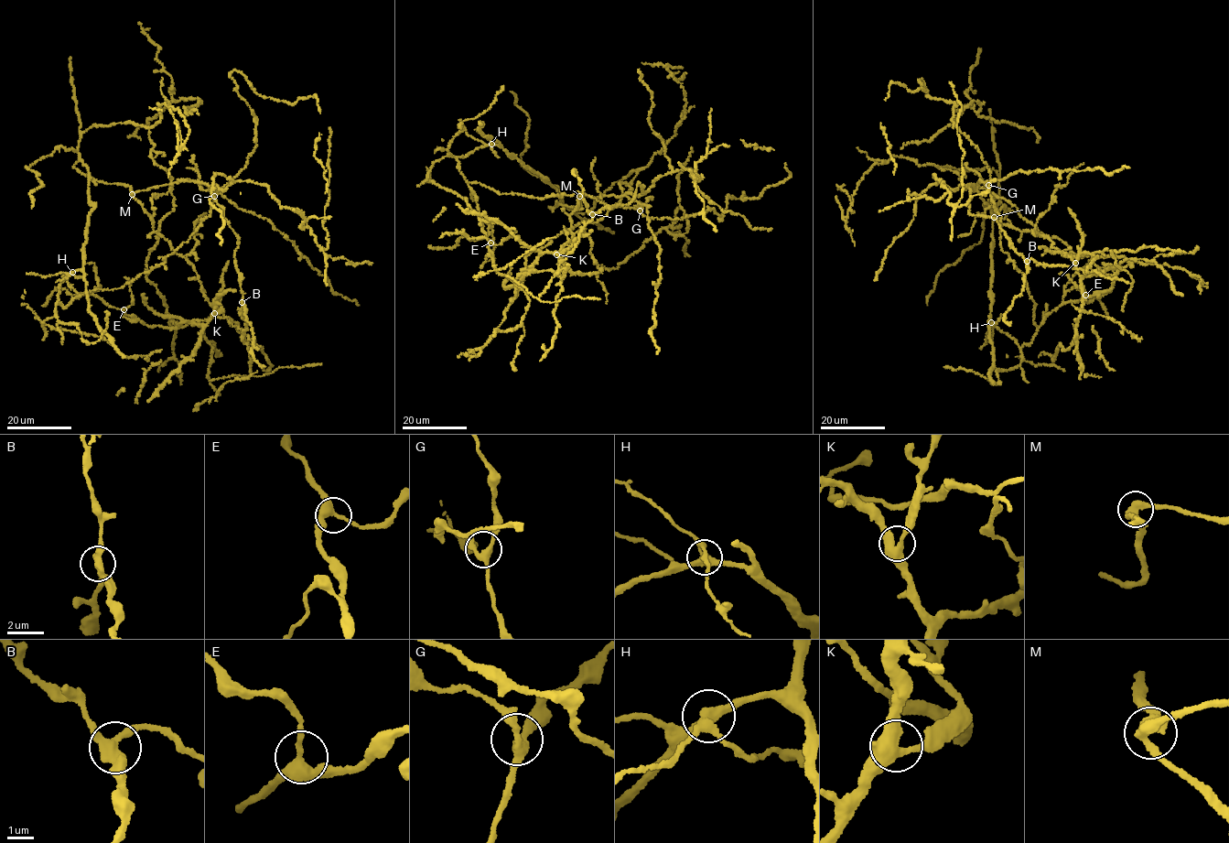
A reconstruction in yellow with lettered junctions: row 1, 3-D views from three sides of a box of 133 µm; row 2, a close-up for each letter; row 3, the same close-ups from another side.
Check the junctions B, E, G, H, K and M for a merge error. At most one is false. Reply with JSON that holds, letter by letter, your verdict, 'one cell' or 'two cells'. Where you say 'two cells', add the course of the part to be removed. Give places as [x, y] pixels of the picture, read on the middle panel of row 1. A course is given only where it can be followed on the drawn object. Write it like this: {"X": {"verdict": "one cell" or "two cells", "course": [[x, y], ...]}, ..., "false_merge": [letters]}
{"B": {"verdict": "one cell"}, "E": {"verdict": "one cell"}, "G": {"verdict": "one cell"}, "H": {"verdict": "two cells", "course": [[491, 143], [493, 153], [499, 157]]}, "K": {"verdict": "one cell"}, "M": {"verdict": "one cell"}, "false_merge": ["H"]}

